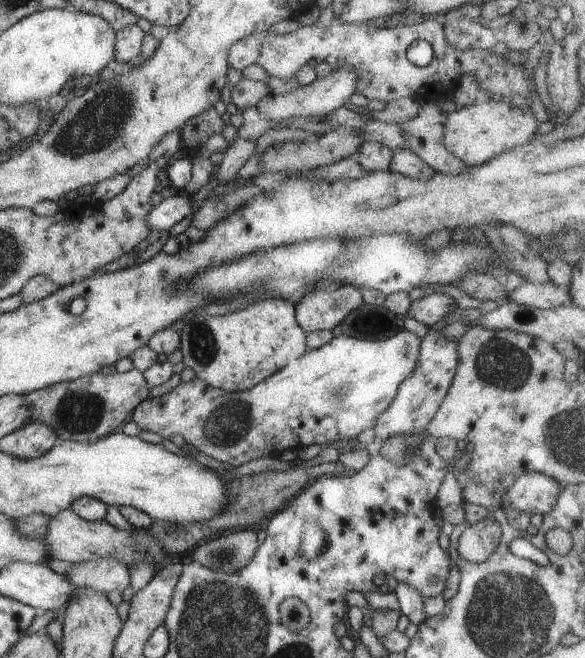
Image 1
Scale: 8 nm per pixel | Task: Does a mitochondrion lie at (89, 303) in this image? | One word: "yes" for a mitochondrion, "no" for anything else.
no

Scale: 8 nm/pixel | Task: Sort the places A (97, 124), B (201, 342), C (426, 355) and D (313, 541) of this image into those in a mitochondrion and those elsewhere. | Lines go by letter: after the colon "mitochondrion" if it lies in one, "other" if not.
A: mitochondrion
B: mitochondrion
C: other
D: mitochondrion

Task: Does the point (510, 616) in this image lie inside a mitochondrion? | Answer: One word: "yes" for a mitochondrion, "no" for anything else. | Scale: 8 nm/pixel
yes

